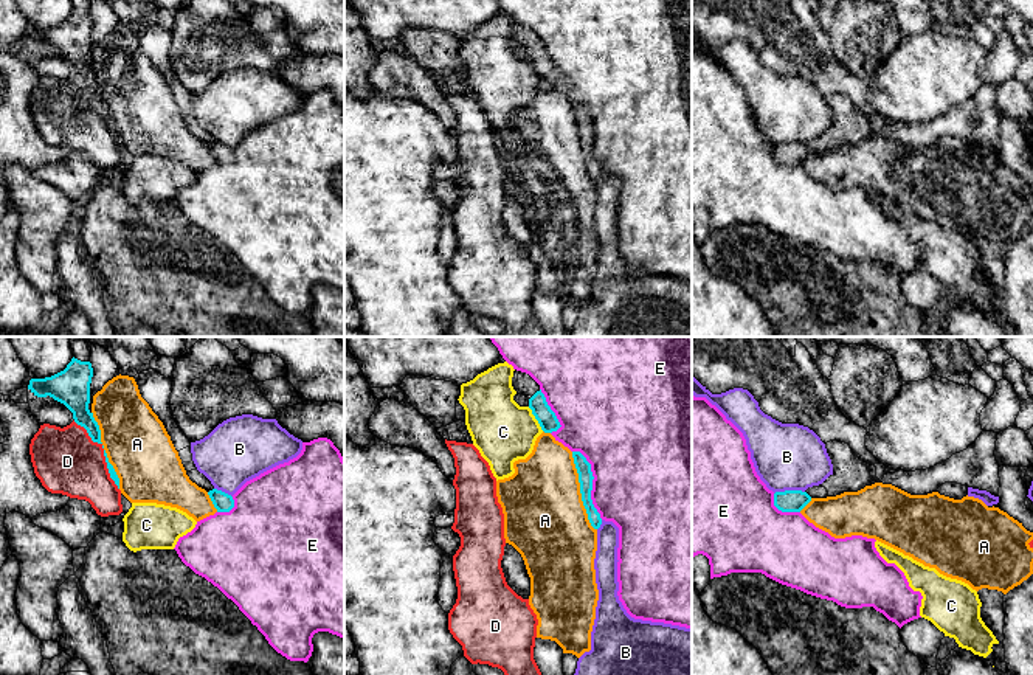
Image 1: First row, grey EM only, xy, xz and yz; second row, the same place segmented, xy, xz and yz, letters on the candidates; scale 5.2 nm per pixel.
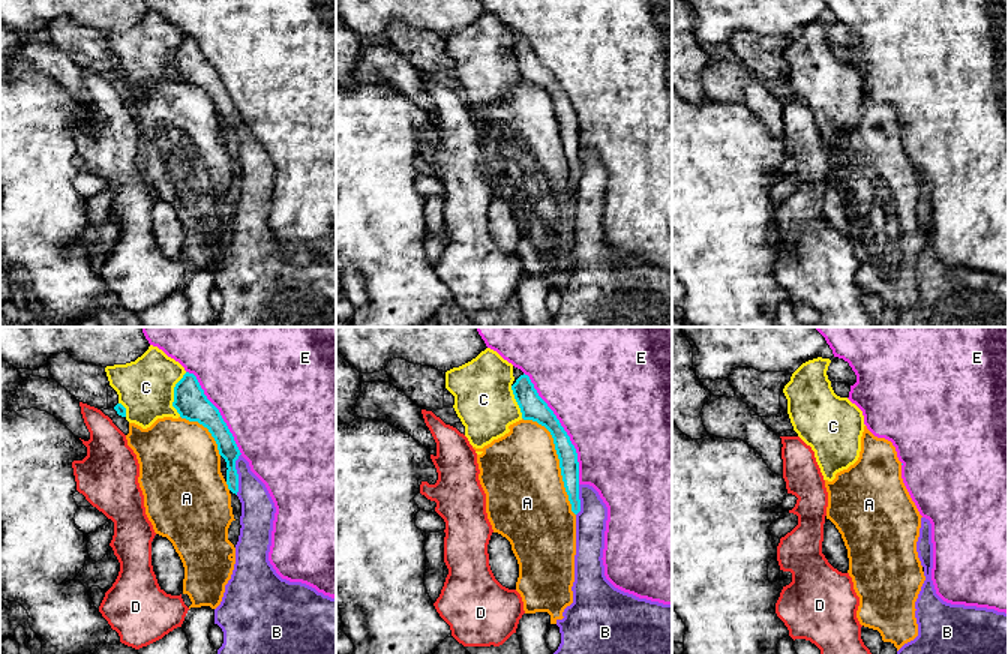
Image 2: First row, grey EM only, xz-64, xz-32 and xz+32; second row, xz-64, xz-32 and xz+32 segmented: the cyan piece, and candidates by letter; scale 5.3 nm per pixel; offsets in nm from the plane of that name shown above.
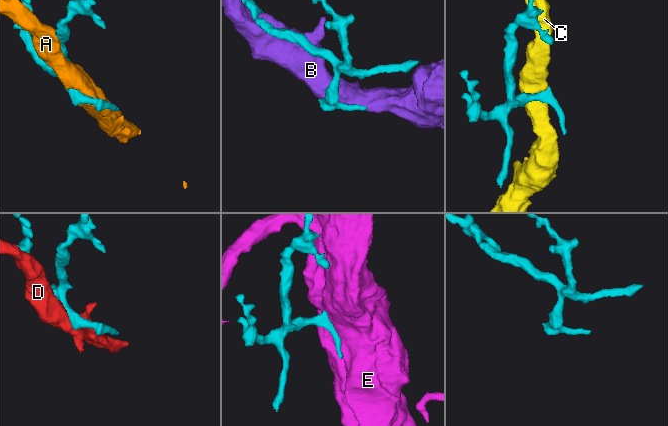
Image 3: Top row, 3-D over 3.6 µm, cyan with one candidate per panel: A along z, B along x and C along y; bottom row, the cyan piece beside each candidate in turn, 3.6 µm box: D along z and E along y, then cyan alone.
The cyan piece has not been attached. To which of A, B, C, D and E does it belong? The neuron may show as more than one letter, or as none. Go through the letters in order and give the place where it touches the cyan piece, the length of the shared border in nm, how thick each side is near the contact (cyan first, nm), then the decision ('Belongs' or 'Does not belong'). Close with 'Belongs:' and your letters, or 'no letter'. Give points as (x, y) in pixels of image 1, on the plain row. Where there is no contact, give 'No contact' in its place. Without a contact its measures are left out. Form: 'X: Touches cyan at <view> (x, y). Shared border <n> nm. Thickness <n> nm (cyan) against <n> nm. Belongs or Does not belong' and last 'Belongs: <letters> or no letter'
A: Touches cyan at xz (580, 143). Shared border 420 nm. Thickness 80 nm (cyan) against 420 nm. Does not belong
B: Touches cyan at yz (788, 143). Shared border 160 nm. Thickness 110 nm (cyan) against 360 nm. Does not belong
C: Touches cyan at xz (535, 70). Shared border 150 nm. Thickness 100 nm (cyan) against 320 nm. Does not belong
D: Touches cyan at xy (104, 104). Shared border 420 nm. Thickness 40 nm (cyan) against 340 nm. Does not belong
E: Touches cyan at xz (591, 135). Shared border 400 nm. Thickness 80 nm (cyan) against 480 nm. Does not belong
Belongs: no letter

